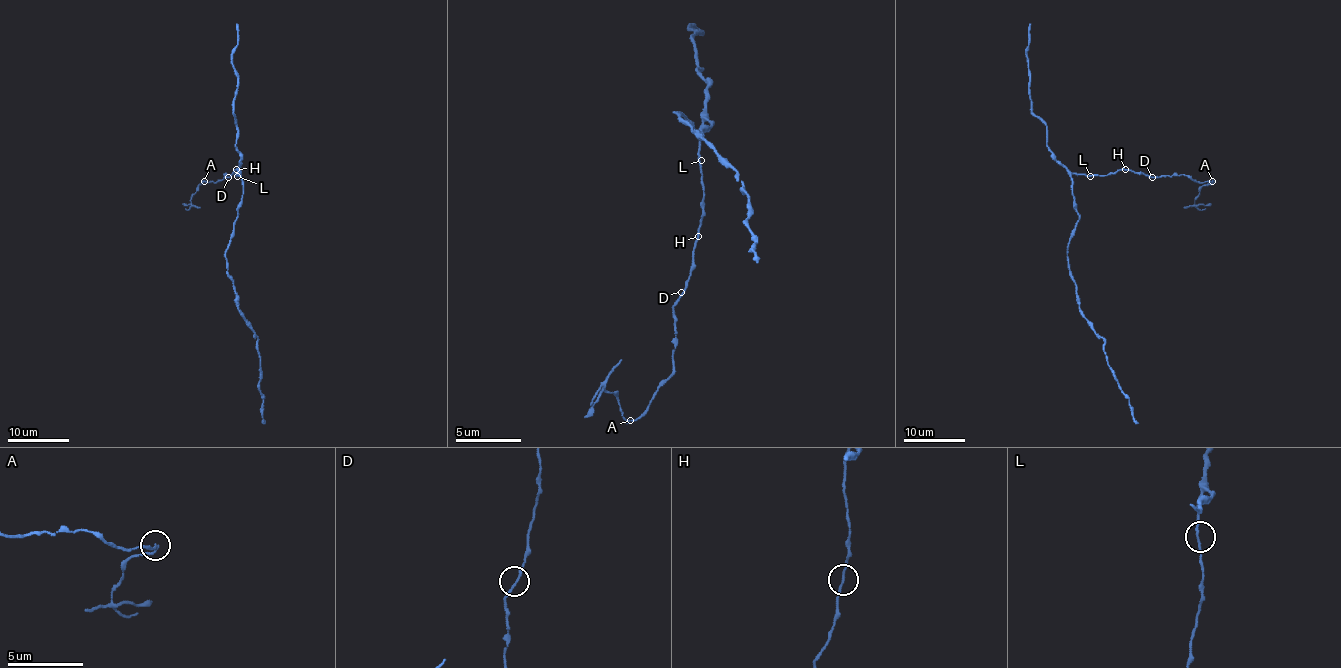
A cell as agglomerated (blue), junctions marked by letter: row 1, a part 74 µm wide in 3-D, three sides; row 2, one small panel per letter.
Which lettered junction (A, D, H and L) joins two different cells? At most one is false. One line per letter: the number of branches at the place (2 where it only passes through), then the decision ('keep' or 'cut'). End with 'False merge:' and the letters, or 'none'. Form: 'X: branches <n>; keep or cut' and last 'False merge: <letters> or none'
A: branches 2; cut
D: branches 2; keep
H: branches 2; keep
L: branches 2; keep
False merge: A

